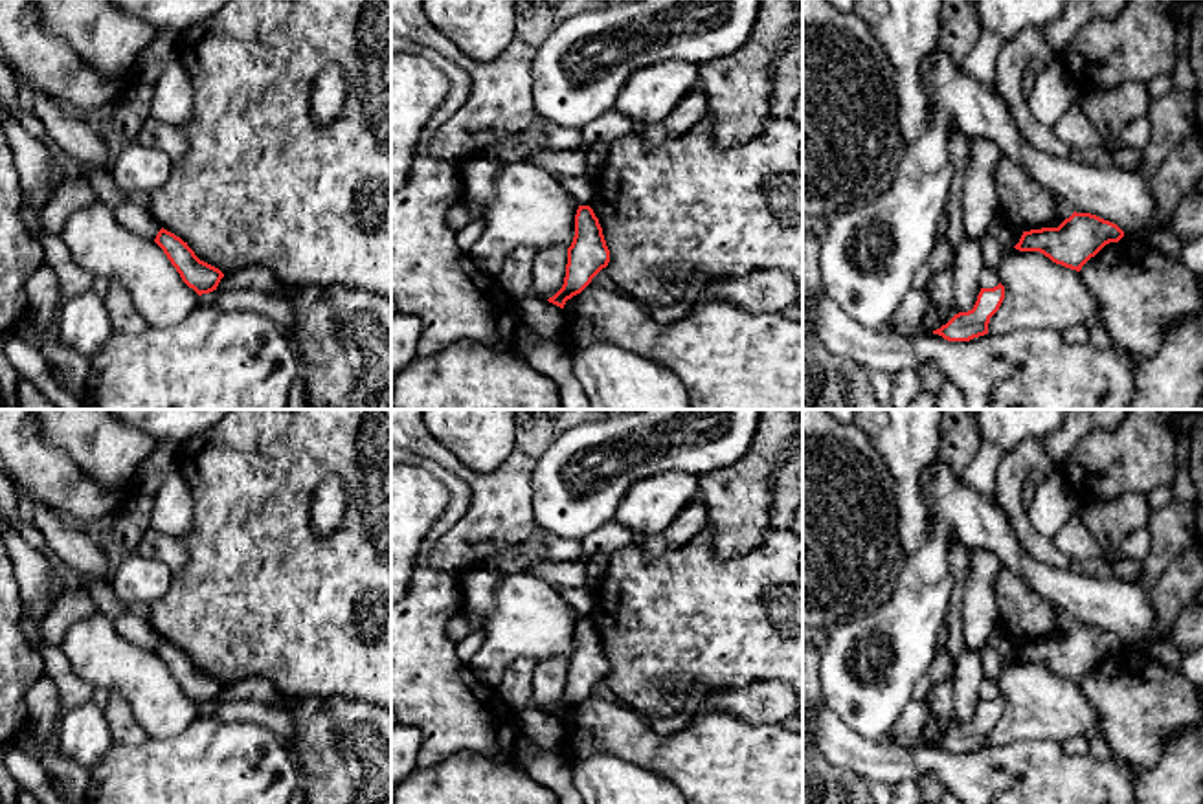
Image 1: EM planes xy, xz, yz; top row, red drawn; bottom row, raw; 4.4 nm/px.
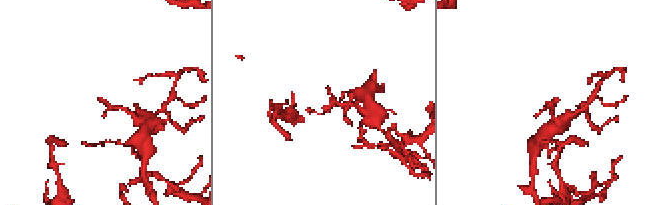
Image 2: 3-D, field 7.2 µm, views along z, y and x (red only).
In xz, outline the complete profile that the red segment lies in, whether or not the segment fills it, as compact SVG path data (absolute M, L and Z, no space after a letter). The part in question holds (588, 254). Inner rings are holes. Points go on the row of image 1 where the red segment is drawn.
M579 206L575 215L575 237L568 248L564 285L547 301L564 308L566 301L580 294L608 262L610 250L599 218L590 206Z

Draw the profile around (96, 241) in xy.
M99 198L70 215L59 237L83 270L118 279L152 329L171 329L200 305L163 250L121 228Z

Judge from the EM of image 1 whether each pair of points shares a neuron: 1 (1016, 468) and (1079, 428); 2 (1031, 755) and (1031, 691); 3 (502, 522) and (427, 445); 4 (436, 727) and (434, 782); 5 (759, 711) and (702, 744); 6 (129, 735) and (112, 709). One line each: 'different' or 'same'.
1: different
2: different
3: same
4: different
5: different
6: same

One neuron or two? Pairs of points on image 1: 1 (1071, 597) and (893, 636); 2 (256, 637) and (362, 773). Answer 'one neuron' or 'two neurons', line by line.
1: one neuron
2: two neurons

